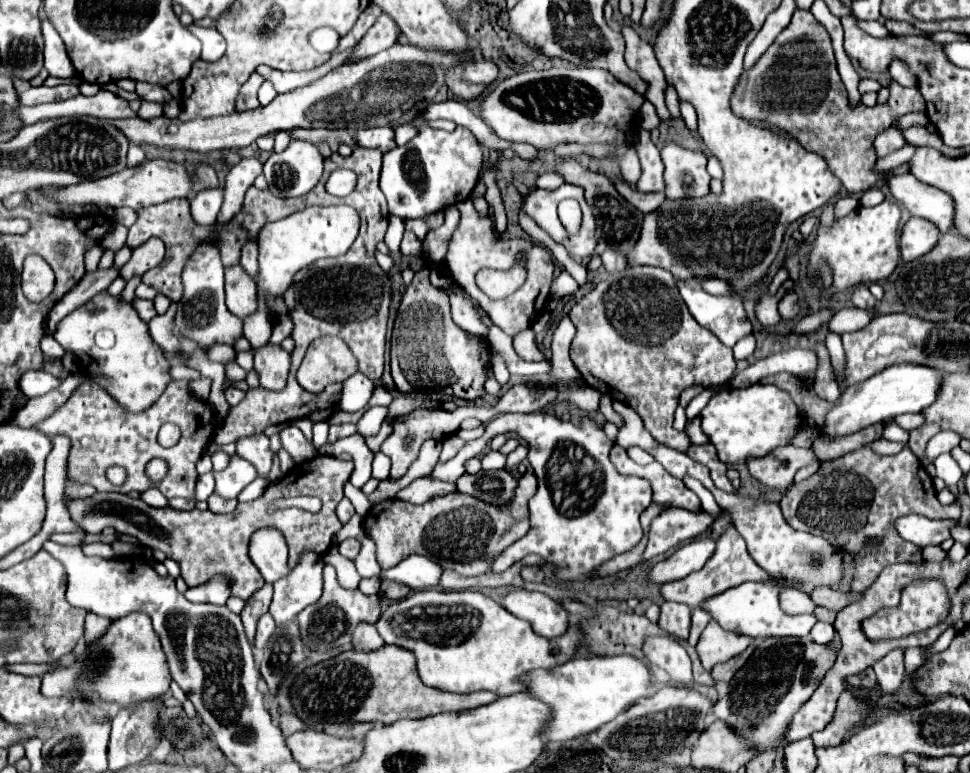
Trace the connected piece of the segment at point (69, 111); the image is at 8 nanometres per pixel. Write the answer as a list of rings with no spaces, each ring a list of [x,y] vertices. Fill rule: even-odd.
[[[100,90],[96,96],[74,96],[70,100],[62,100],[62,102],[54,102],[54,104],[40,104],[34,108],[26,108],[22,106],[18,116],[22,118],[24,124],[34,124],[40,122],[44,118],[58,118],[58,116],[78,116],[78,114],[88,114],[88,116],[96,116],[96,118],[130,118],[134,116],[134,112],[128,106],[128,100]]]

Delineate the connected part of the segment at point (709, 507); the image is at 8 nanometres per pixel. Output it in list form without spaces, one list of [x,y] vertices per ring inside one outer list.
[[[684,476],[684,480],[682,480],[692,492],[696,492],[696,496],[700,498],[700,502],[702,502],[702,508],[706,510],[706,512],[712,512],[716,518],[722,514],[722,508],[716,504],[716,500],[714,500],[714,496],[710,494],[710,490],[706,490],[700,482],[696,482],[694,478],[690,478],[690,476]]]

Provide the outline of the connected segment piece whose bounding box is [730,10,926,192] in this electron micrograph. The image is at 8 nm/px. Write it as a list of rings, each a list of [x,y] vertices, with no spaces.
[[[796,10],[790,24],[778,34],[774,44],[762,54],[752,70],[740,74],[730,98],[730,108],[736,116],[766,122],[770,128],[780,128],[796,138],[808,152],[822,156],[828,170],[840,178],[848,192],[864,192],[884,180],[884,174],[888,172],[874,172],[878,156],[872,148],[872,140],[884,132],[884,128],[892,126],[892,118],[924,110],[924,106],[924,98],[916,86],[904,88],[892,82],[888,102],[872,108],[864,104],[852,108],[836,70],[830,36],[812,12],[806,10]]]

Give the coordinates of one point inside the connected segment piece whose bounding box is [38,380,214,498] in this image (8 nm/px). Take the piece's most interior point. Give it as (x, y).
(102, 434)

